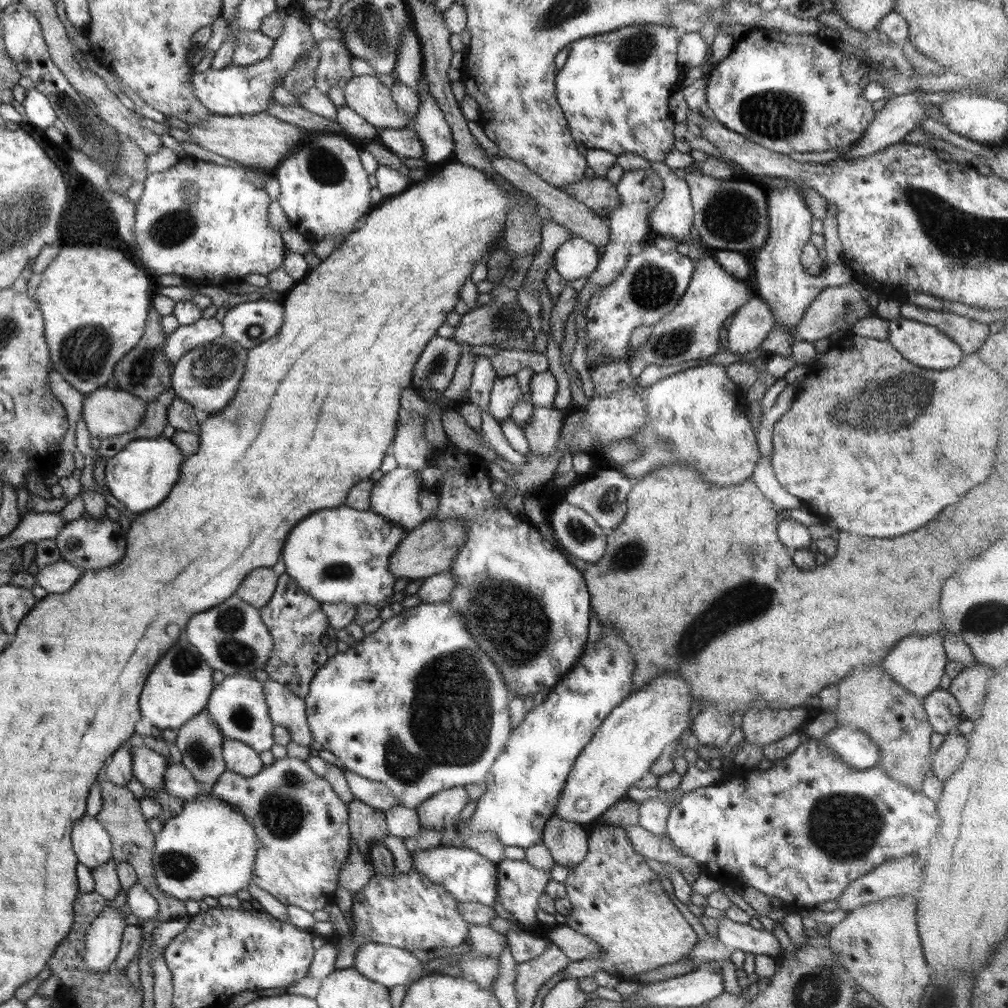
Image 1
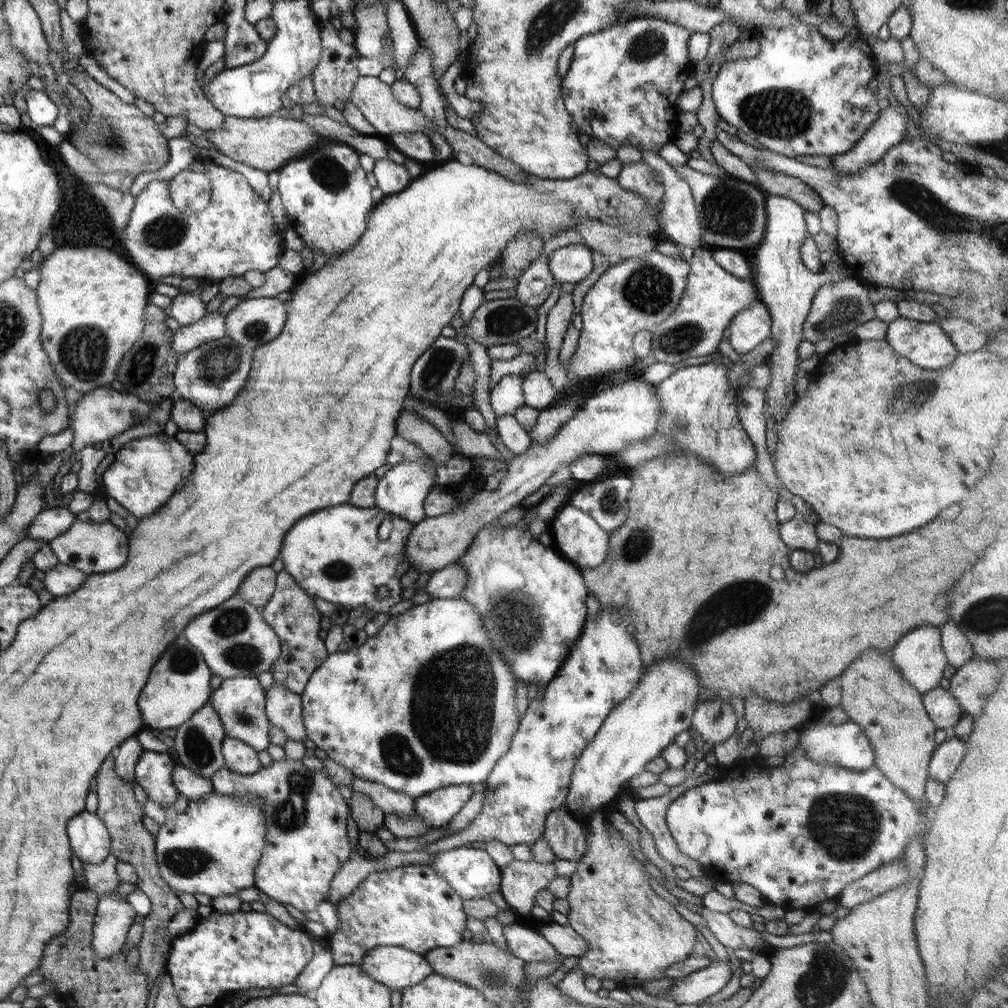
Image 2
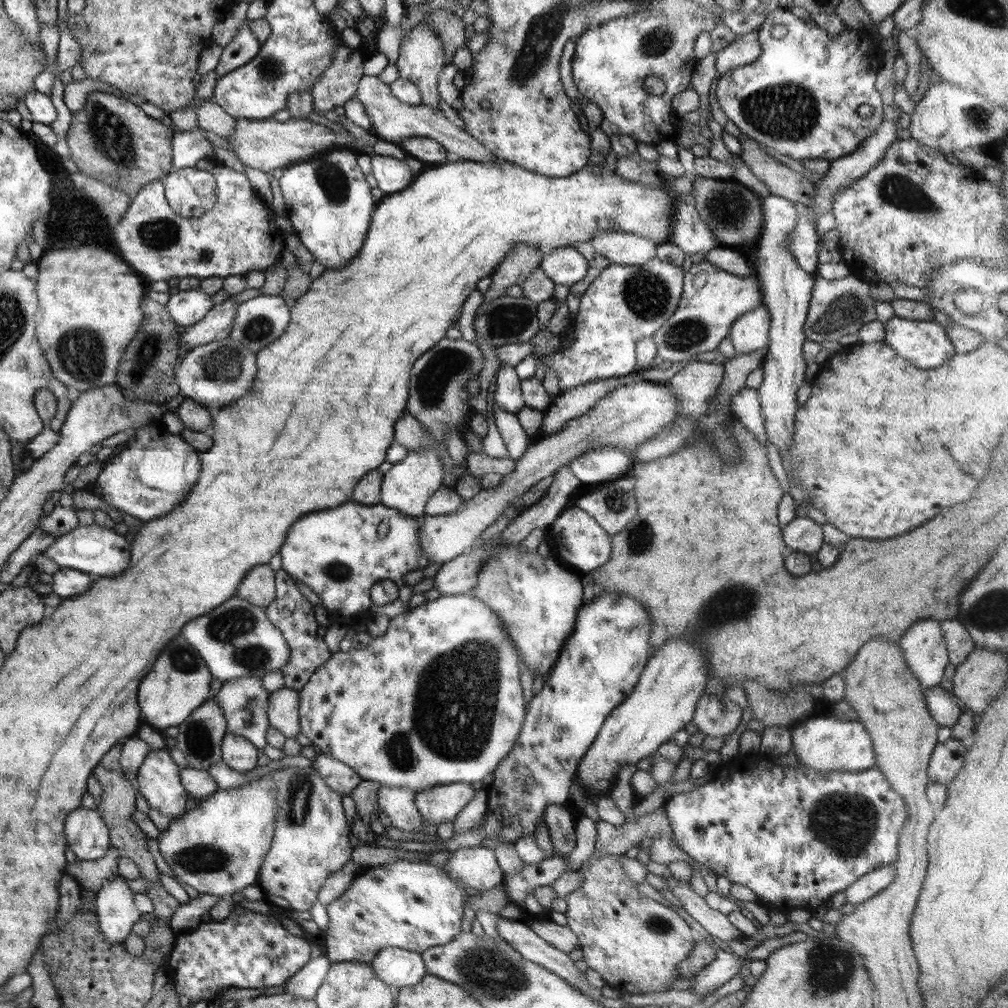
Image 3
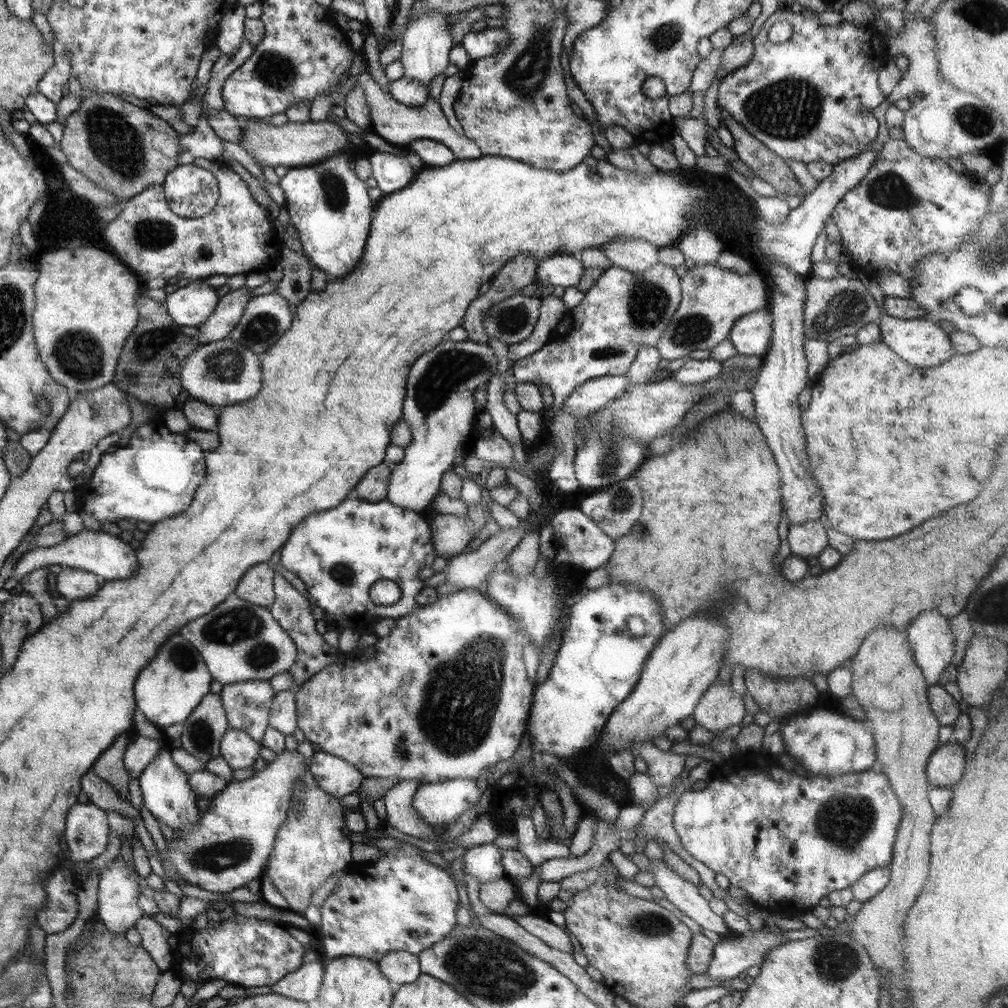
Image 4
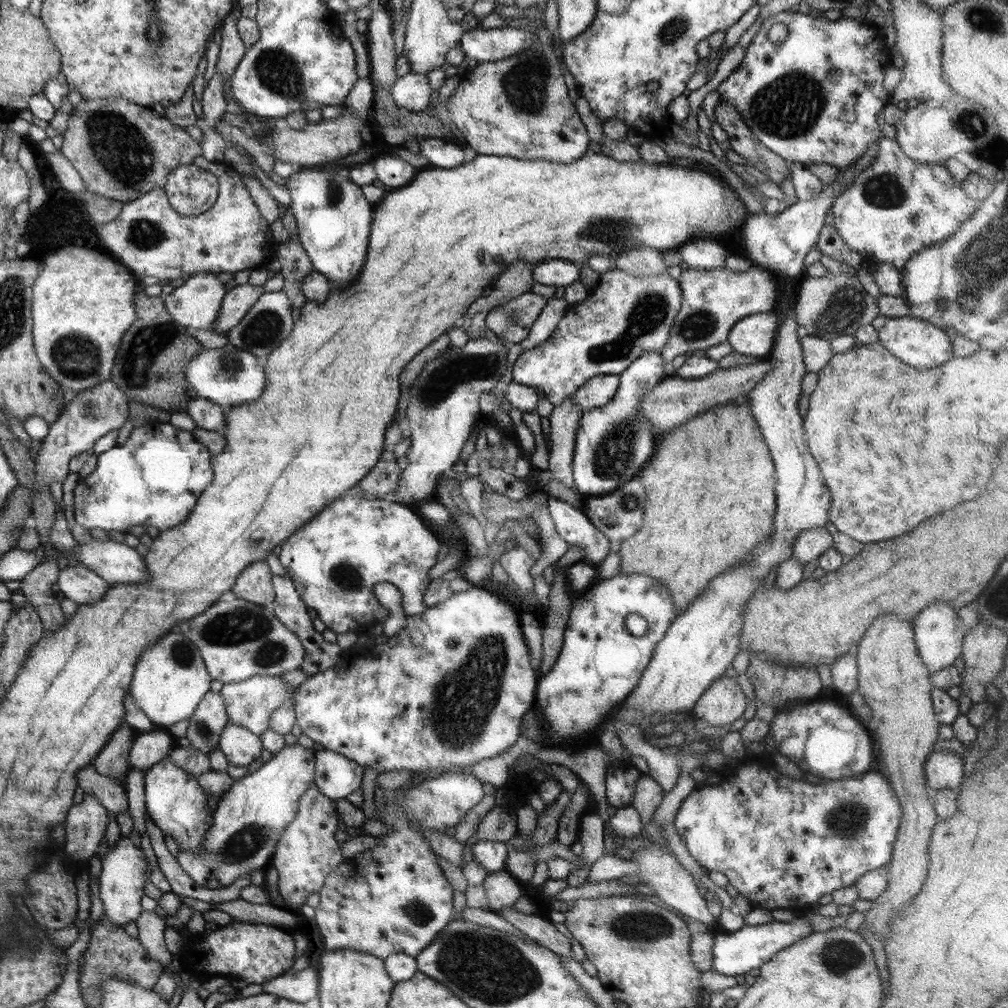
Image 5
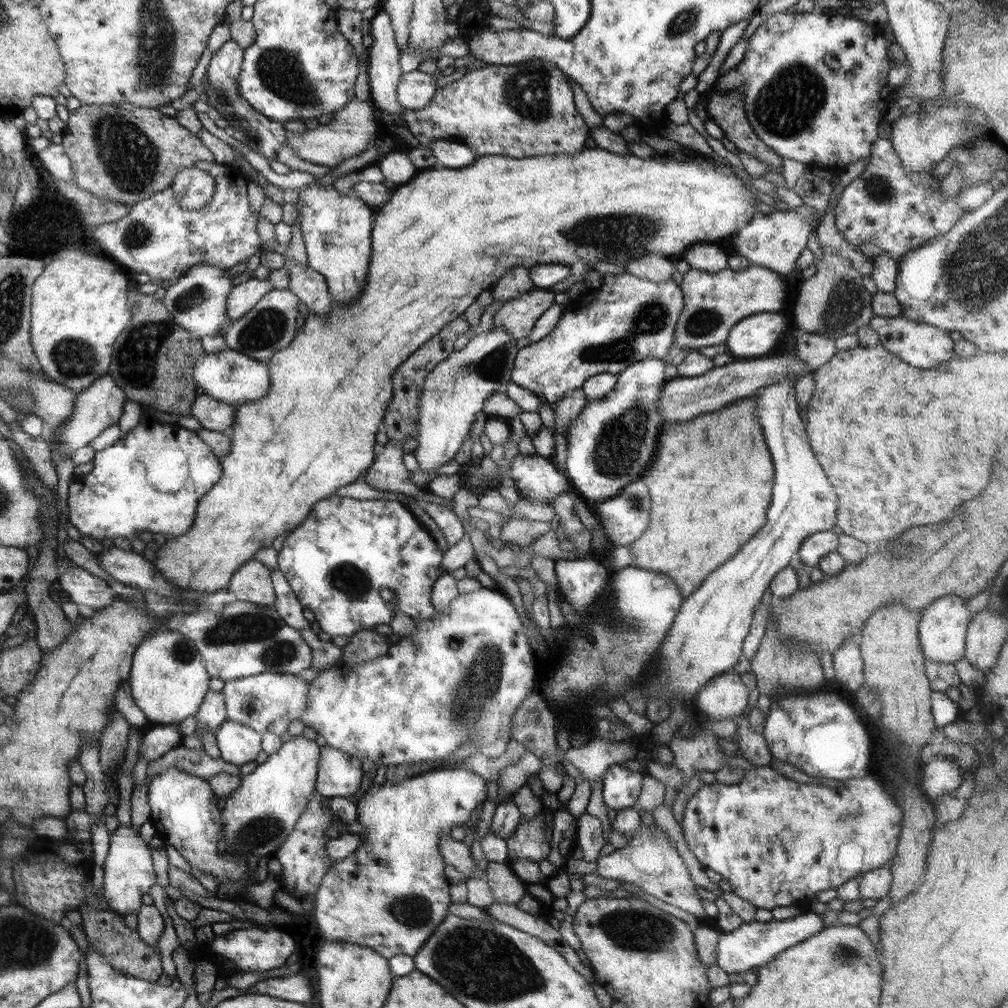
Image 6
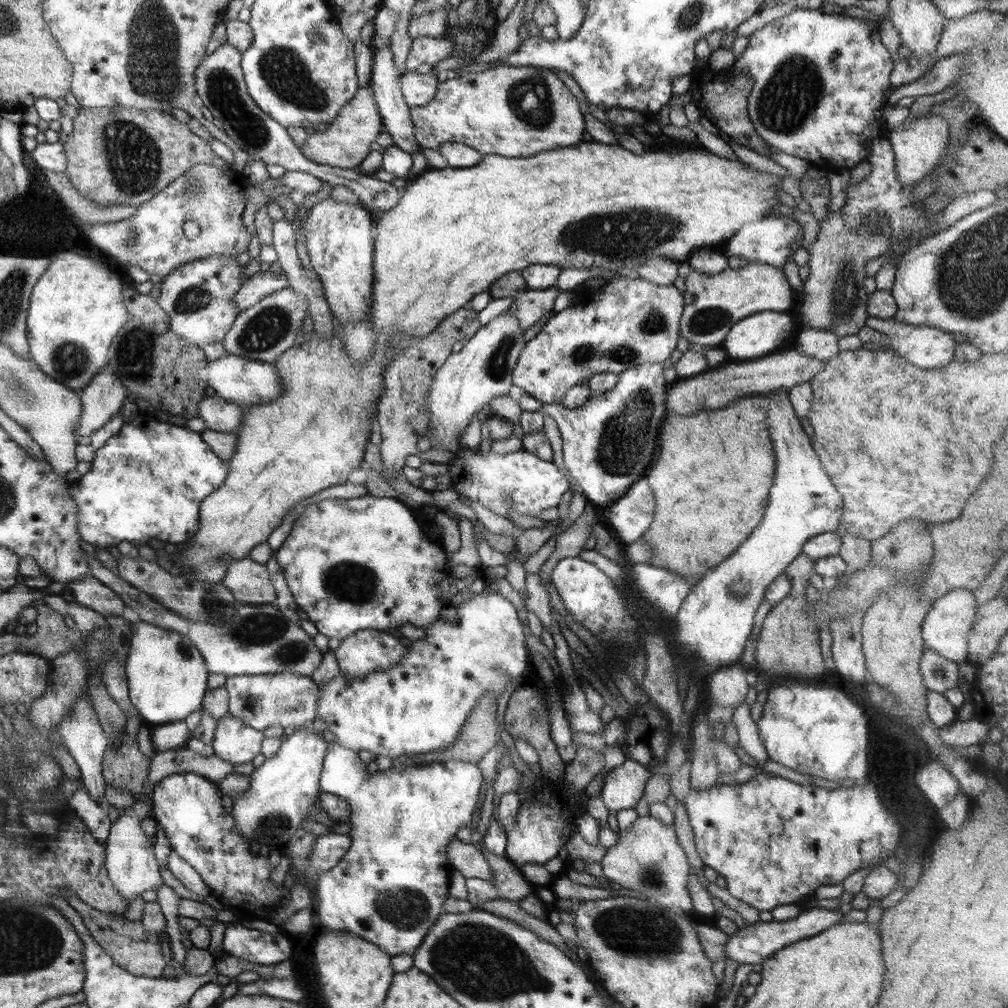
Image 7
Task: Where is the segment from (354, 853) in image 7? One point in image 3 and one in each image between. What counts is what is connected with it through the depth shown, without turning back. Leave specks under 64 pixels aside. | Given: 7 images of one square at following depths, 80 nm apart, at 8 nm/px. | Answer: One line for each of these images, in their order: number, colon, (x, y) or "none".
3: (411, 905)
4: (402, 903)
5: (394, 898)
6: (390, 894)

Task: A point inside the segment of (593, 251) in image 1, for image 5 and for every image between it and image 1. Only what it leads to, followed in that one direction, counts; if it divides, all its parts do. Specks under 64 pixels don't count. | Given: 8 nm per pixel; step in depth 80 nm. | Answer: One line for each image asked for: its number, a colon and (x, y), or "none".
2: (571, 263)
3: (567, 266)
4: (563, 269)
5: (556, 272)

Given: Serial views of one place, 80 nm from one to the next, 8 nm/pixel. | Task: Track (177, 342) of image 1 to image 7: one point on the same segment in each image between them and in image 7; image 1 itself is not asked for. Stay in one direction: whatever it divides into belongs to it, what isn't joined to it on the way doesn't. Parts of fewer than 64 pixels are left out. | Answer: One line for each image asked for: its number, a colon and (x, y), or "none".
2: (212, 326)
3: (217, 324)
4: (228, 312)
5: (236, 302)
6: (243, 297)
7: (254, 289)

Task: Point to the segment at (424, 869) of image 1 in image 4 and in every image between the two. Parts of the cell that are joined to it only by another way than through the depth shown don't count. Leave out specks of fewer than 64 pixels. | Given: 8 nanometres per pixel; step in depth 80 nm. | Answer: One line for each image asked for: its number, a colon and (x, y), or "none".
2: (472, 873)
3: (476, 867)
4: (483, 862)

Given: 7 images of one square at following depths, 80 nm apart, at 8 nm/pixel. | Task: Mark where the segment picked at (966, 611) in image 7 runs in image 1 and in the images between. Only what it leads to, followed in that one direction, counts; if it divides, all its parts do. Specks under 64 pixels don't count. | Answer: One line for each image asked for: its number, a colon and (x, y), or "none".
1: (917, 663)
2: (919, 655)
3: (924, 648)
4: (932, 640)
5: (938, 632)
6: (942, 631)

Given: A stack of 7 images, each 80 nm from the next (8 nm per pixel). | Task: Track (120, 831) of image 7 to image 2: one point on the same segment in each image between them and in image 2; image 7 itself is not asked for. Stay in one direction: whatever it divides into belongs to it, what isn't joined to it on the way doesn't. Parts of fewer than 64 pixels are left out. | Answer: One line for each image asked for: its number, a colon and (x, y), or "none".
2: (114, 916)
3: (117, 913)
4: (117, 896)
5: (123, 876)
6: (128, 872)

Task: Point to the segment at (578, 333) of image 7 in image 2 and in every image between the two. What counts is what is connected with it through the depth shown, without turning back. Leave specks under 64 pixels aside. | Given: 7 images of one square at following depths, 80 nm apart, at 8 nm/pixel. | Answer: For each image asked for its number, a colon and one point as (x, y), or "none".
2: (638, 294)
3: (625, 304)
4: (622, 311)
5: (623, 317)
6: (627, 319)

